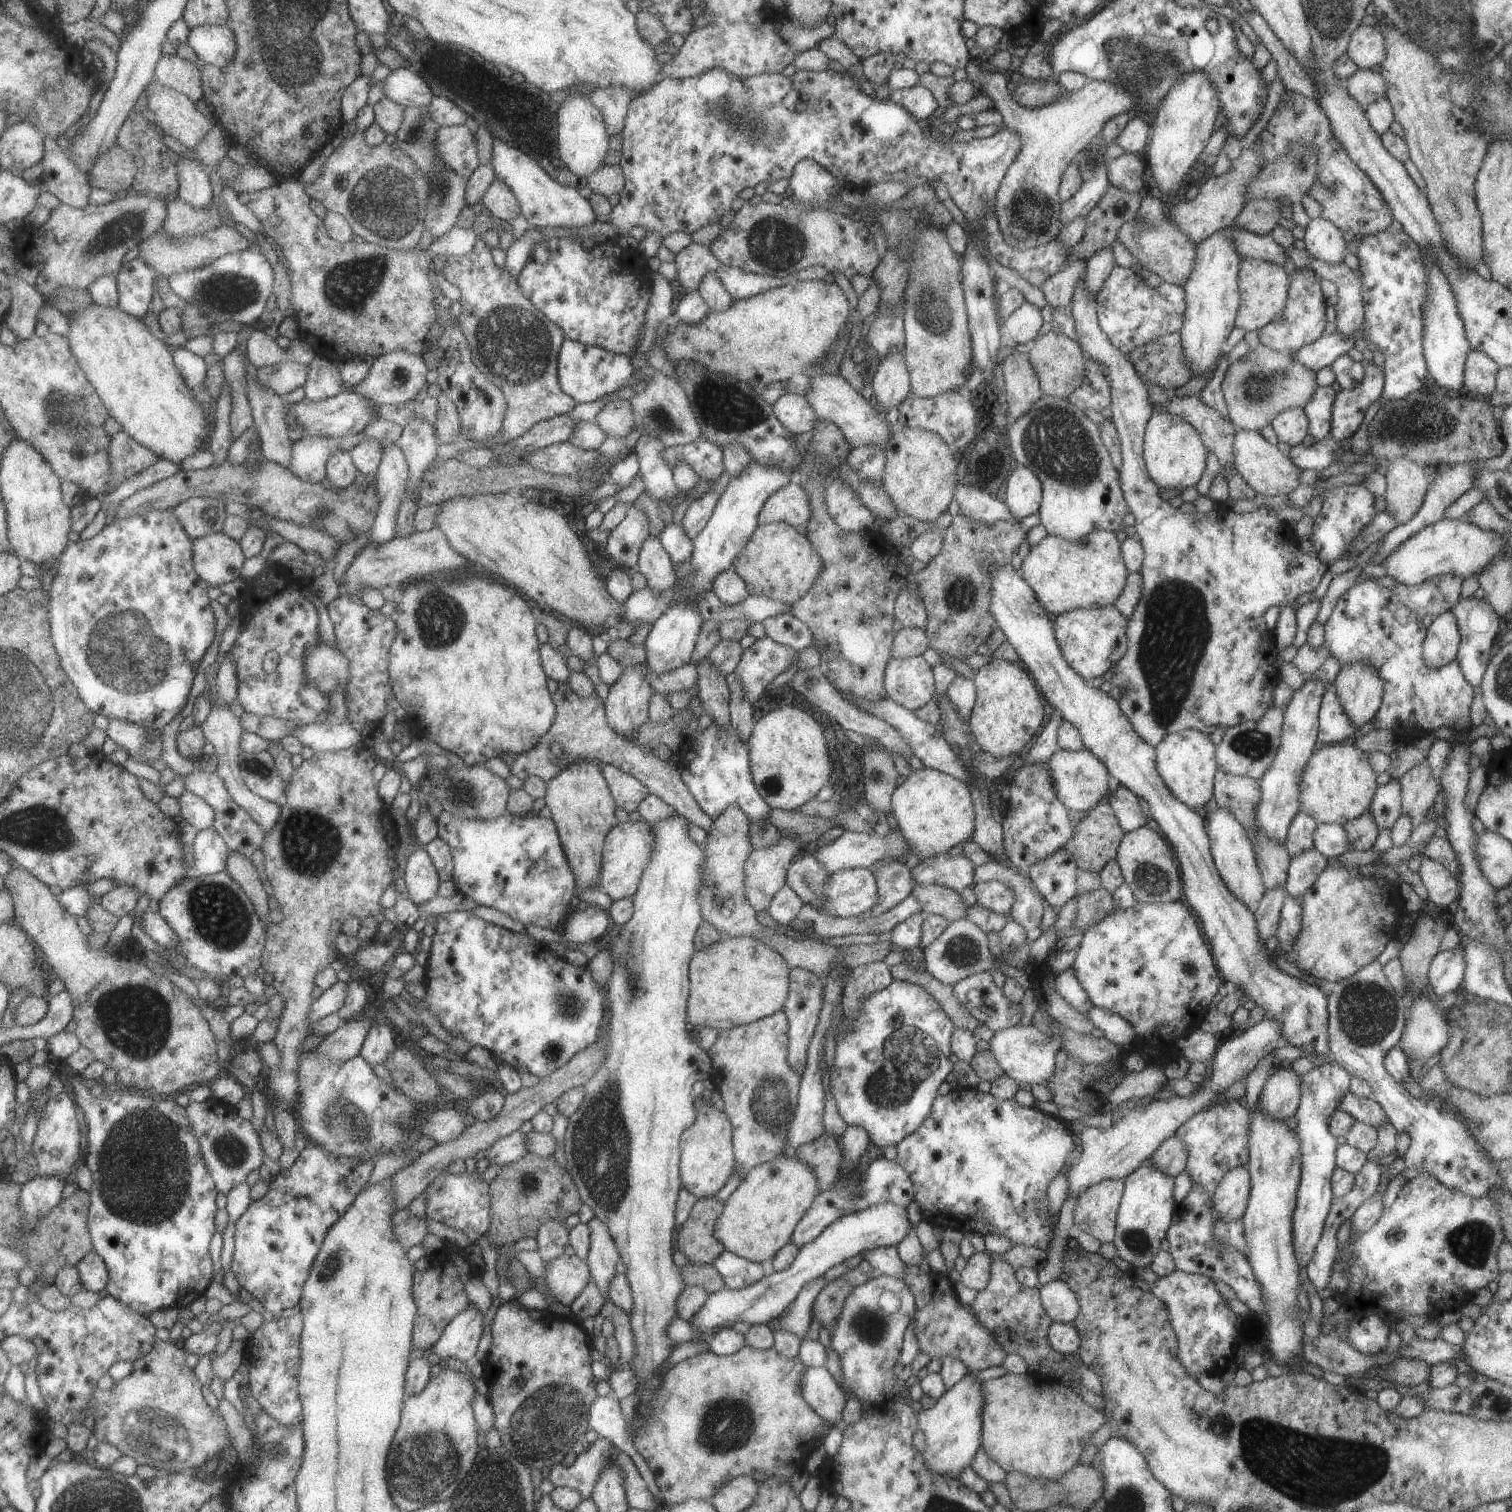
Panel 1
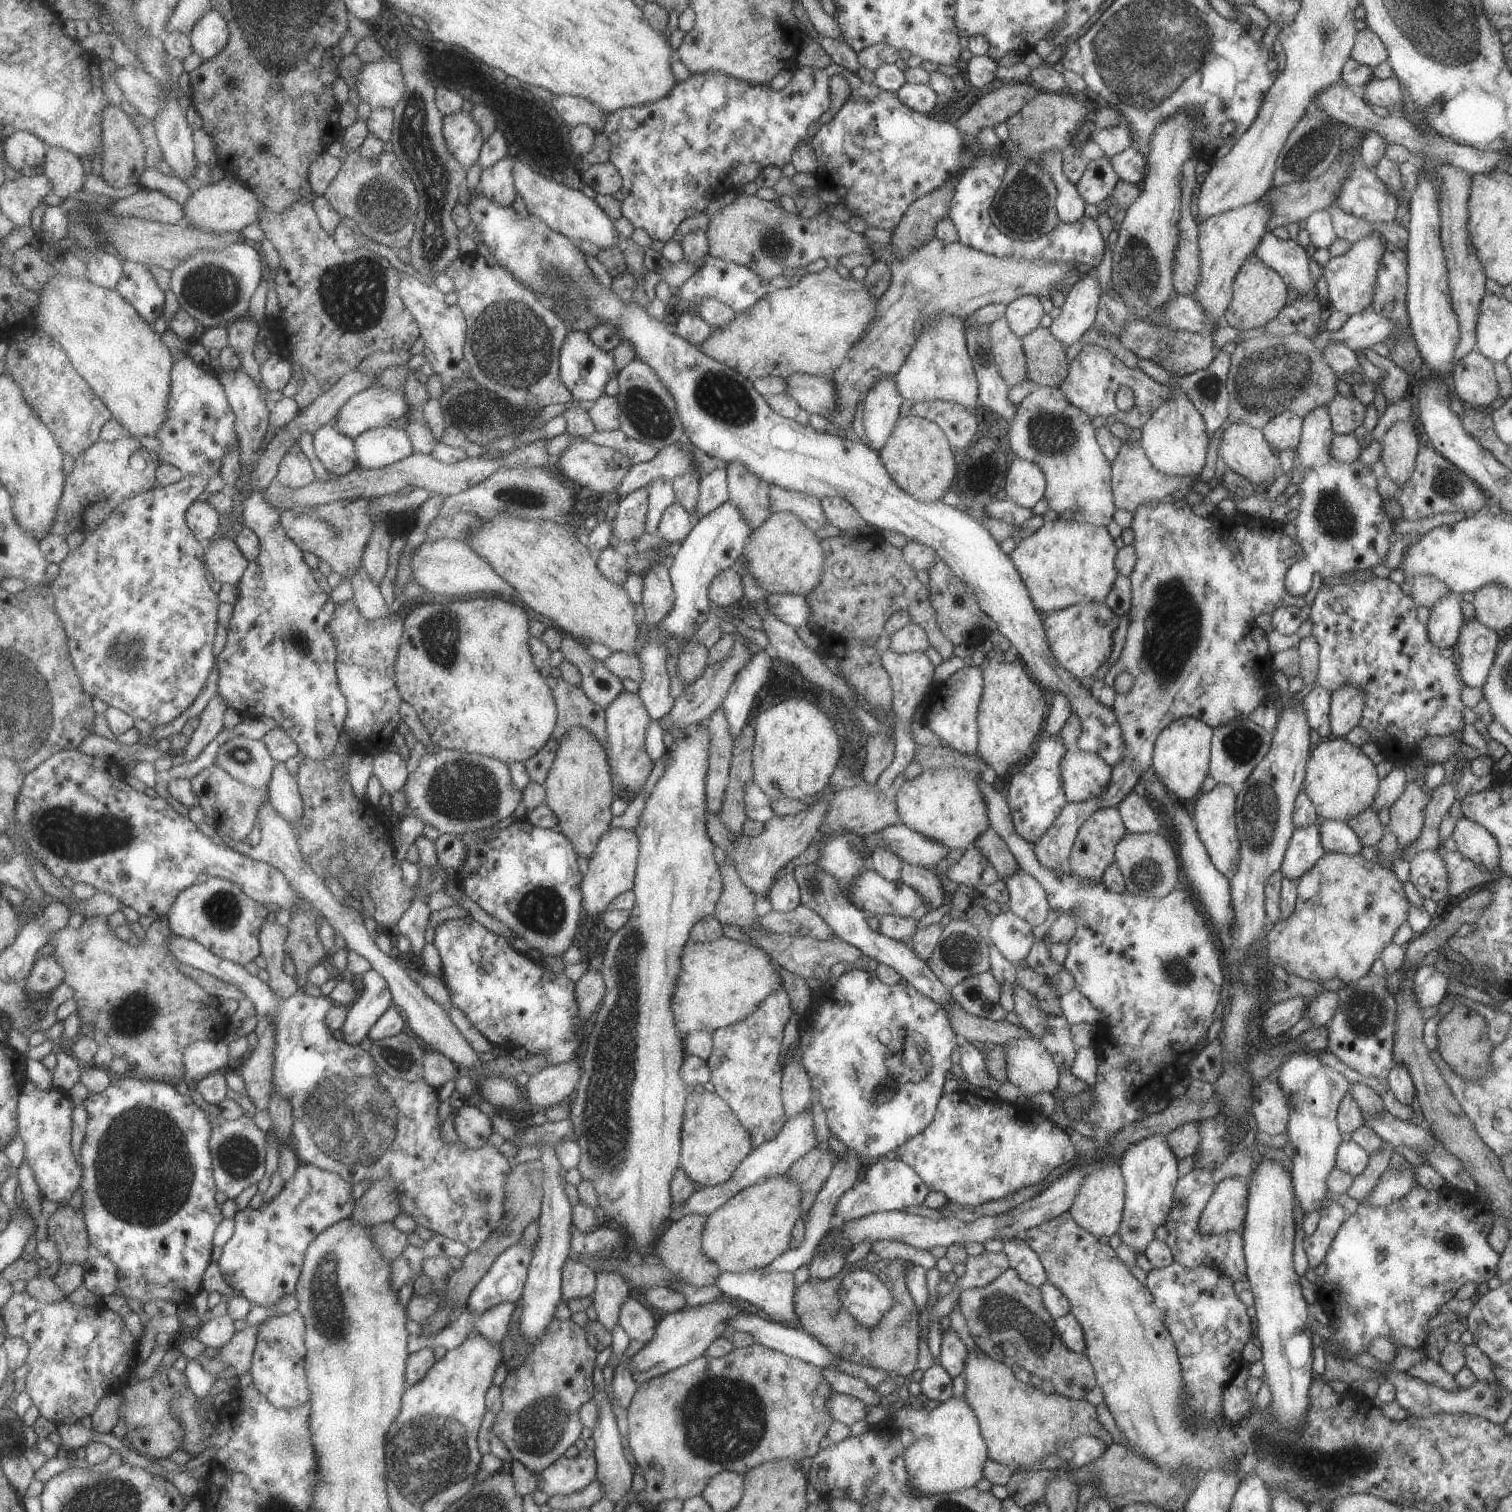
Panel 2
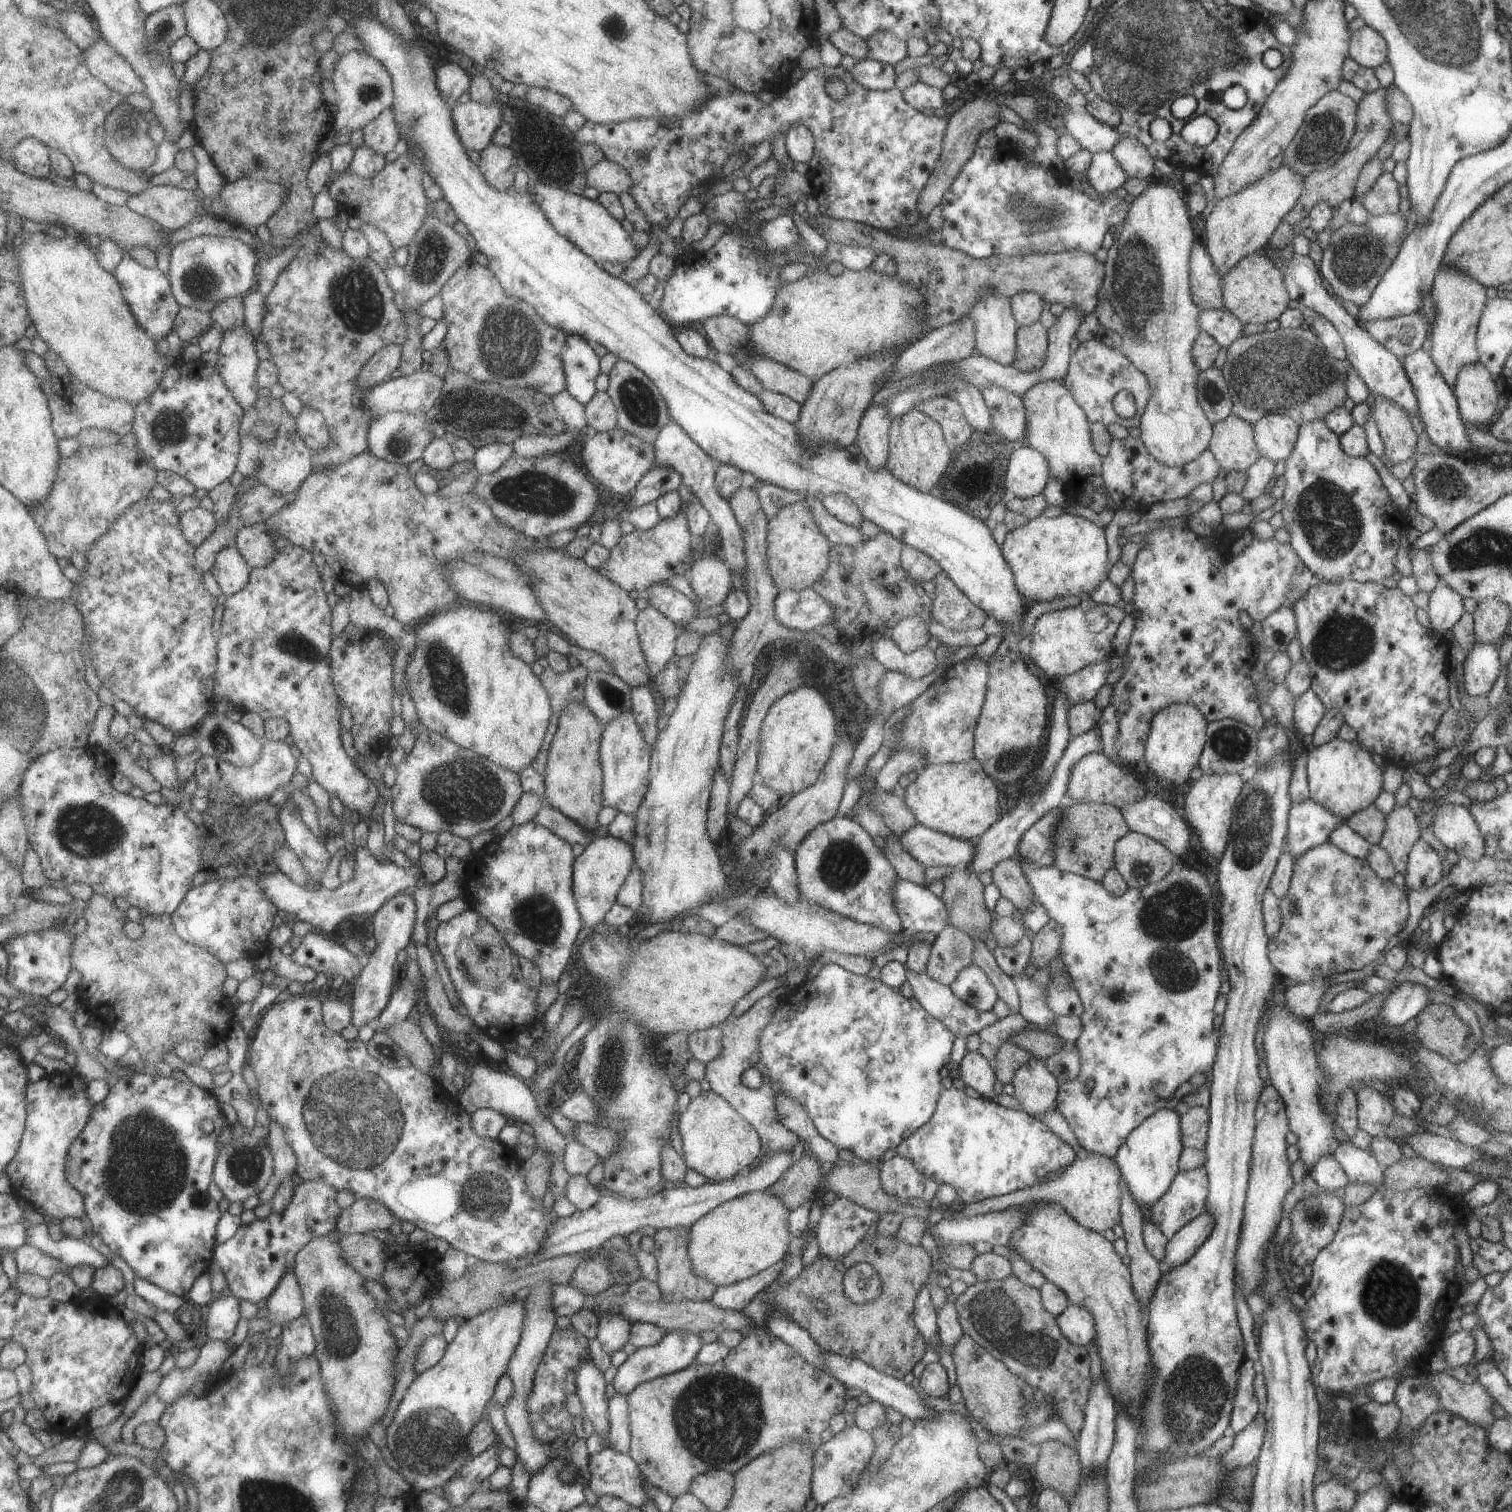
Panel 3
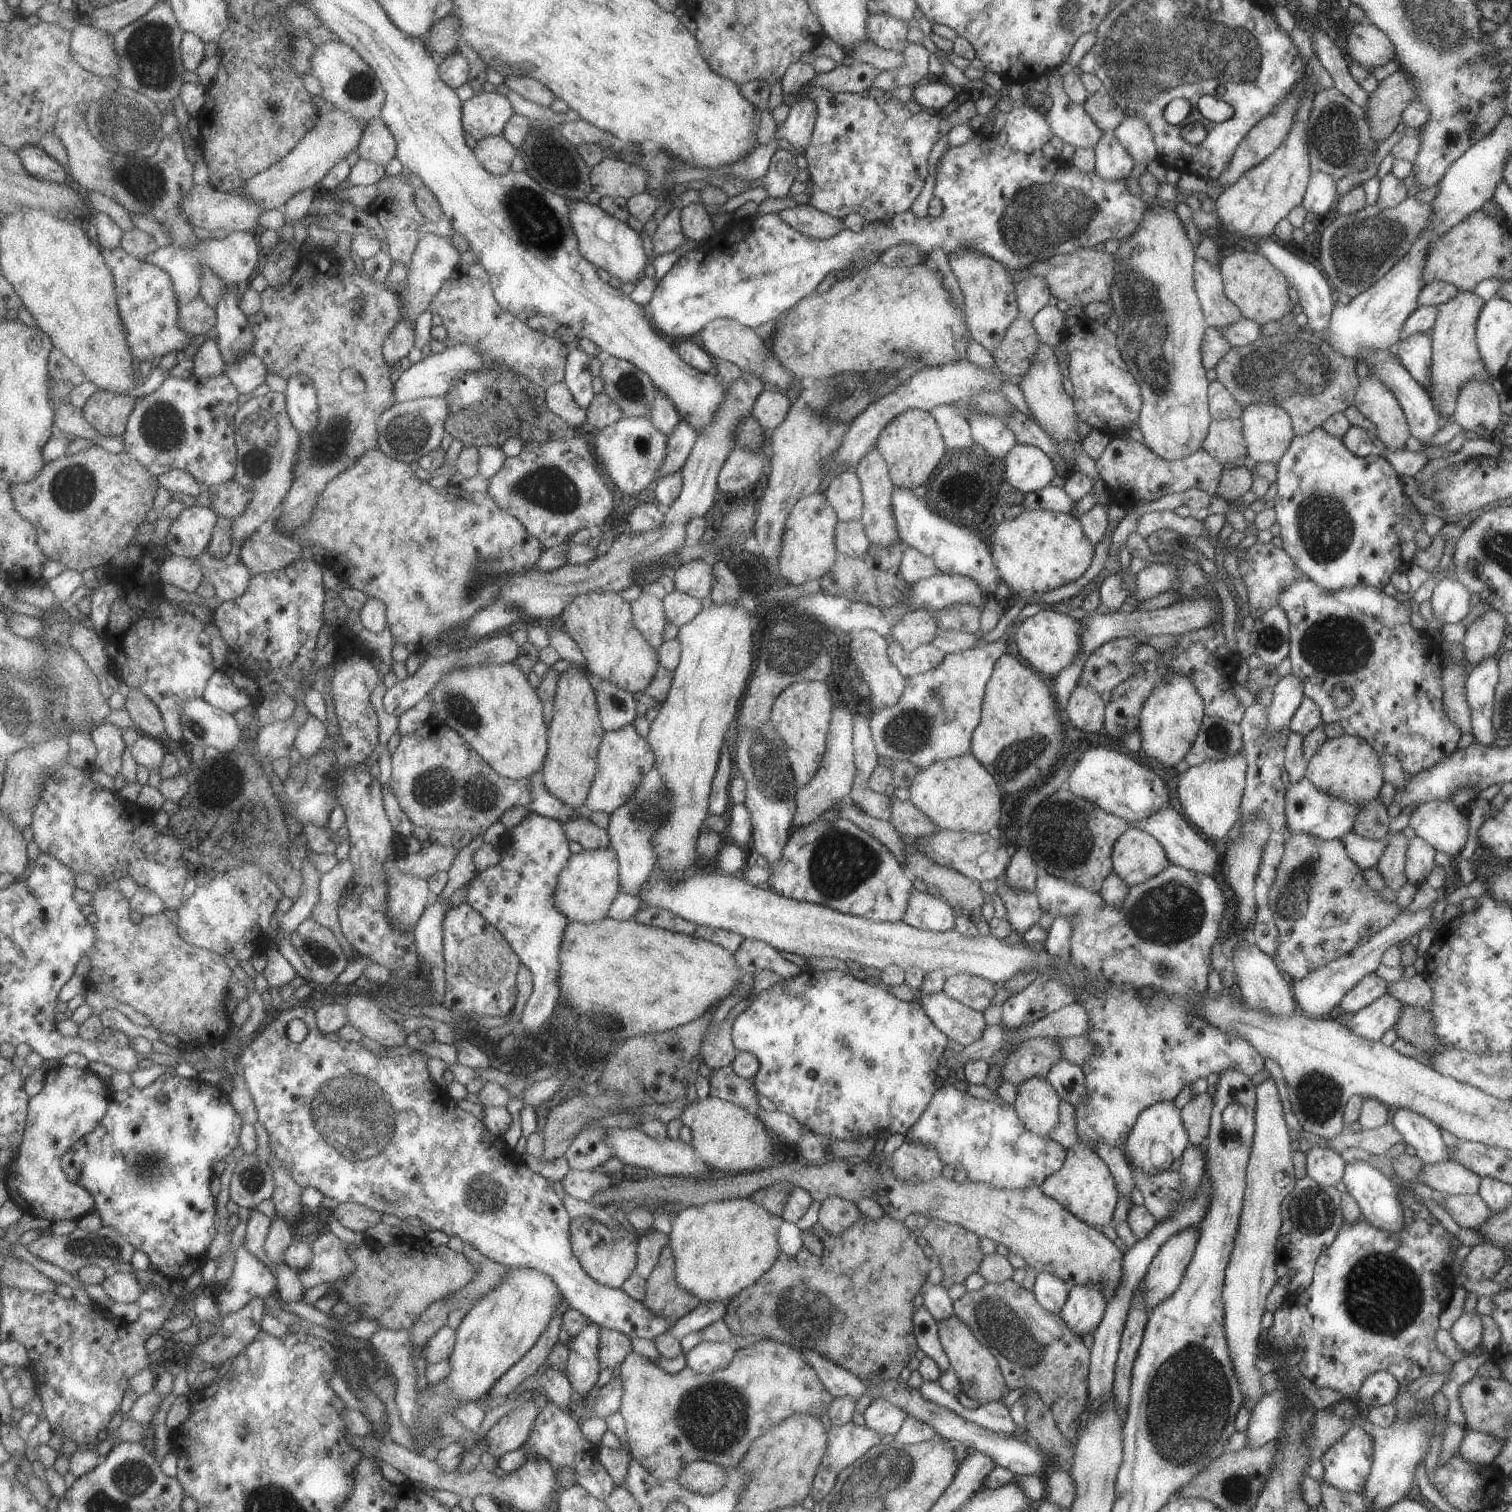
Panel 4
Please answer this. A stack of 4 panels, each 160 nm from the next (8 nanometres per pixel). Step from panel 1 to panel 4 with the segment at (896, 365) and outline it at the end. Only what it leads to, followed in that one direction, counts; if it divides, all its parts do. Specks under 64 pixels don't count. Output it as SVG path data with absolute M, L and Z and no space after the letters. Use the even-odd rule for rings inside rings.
M876 444L857 461L853 471L860 482L862 494L862 518L860 521L869 544L888 547L892 545L893 541L899 541L890 507L890 494L892 493L893 484L889 478L886 462L877 450Z

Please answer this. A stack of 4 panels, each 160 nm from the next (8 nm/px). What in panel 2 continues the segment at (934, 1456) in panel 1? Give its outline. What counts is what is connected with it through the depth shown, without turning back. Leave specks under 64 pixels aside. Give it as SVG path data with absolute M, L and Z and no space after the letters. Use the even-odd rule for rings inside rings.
M951 1395L931 1410L914 1410L910 1407L907 1414L911 1416L910 1441L903 1452L914 1493L948 1493L973 1487L979 1478L983 1478L982 1466L988 1458L987 1449L977 1417L965 1397Z

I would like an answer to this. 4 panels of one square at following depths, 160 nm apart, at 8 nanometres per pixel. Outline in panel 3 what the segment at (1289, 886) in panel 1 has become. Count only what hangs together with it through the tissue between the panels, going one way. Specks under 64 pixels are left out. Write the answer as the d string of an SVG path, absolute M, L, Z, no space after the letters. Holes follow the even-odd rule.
M1311 799L1292 803L1288 812L1288 831L1286 834L1287 852L1296 859L1306 850L1326 842L1328 834L1340 825L1337 815L1331 814Z

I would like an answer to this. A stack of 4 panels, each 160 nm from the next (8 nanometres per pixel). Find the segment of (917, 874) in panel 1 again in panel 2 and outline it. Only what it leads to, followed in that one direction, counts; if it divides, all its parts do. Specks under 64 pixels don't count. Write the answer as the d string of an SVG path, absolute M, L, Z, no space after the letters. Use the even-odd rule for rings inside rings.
M975 847L965 851L964 855L946 868L945 875L951 882L958 885L971 887L979 890L982 885L981 873L982 868L987 864L987 859Z

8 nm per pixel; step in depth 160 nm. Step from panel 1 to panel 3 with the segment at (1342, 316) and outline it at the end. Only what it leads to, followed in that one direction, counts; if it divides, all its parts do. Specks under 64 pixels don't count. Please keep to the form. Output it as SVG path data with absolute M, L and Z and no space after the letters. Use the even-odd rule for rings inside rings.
M1397 212L1370 215L1364 224L1345 223L1331 232L1328 248L1322 252L1318 269L1326 284L1331 286L1329 291L1335 299L1353 302L1358 307L1370 299L1372 290L1398 253L1404 226L1405 218Z

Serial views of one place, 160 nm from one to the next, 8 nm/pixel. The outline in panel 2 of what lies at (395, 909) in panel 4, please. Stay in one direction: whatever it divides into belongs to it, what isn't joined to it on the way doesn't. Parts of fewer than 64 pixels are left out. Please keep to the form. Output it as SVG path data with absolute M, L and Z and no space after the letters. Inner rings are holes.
M375 970L366 972L363 975L363 990L360 992L360 997L350 1008L345 1026L342 1028L344 1041L350 1045L358 1045L368 1038L373 1025L383 1016L390 1008L394 1008L394 998L390 984L387 979Z

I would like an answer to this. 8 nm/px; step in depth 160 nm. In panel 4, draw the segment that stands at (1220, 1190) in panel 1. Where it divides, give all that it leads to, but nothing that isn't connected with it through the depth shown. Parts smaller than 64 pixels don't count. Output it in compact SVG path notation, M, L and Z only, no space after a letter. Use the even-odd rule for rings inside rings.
M1198 1224L1185 1227L1166 1238L1149 1263L1141 1280L1144 1305L1148 1310L1164 1301L1179 1286L1198 1239L1196 1228Z

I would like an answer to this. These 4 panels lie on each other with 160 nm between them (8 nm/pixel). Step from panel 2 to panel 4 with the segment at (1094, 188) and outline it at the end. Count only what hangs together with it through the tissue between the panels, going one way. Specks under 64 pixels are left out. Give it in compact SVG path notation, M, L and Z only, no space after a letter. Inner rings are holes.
M1105 131L1094 146L1094 169L1101 180L1120 181L1128 178L1133 159L1122 149L1112 131Z

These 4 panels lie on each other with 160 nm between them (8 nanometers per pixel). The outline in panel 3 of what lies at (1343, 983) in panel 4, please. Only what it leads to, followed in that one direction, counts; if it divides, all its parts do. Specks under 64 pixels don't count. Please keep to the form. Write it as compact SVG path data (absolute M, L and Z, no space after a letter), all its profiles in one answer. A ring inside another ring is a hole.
M1328 978L1313 979L1296 983L1284 992L1284 1003L1289 1014L1296 1019L1306 1020L1317 1012L1320 997L1329 988Z

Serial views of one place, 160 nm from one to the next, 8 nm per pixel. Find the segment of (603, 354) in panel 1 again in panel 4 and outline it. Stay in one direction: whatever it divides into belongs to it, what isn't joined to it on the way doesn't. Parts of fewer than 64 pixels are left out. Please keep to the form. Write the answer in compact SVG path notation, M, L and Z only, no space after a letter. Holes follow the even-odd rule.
M573 346L566 354L563 369L562 382L567 385L575 404L583 410L589 406L594 397L591 389L592 377L589 373L589 360L591 358L579 346Z

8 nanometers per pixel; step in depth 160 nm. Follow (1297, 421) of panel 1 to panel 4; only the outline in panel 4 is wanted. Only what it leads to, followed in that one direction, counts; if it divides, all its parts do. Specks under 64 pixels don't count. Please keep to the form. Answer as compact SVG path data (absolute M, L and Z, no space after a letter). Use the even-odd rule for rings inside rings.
M1250 404L1239 419L1247 456L1257 463L1276 463L1295 435L1290 416L1277 405Z

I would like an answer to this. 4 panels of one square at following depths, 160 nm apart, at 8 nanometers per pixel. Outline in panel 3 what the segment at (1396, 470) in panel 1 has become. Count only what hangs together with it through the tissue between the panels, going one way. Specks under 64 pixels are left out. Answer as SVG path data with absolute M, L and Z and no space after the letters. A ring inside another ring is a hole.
M1375 395L1371 412L1384 446L1384 455L1390 463L1411 458L1417 451L1418 437L1402 408L1384 396Z

